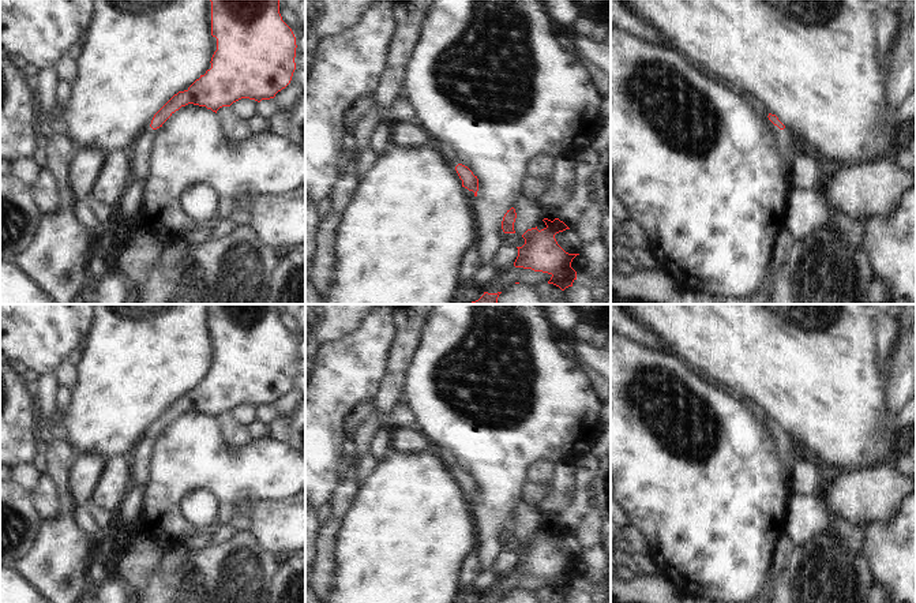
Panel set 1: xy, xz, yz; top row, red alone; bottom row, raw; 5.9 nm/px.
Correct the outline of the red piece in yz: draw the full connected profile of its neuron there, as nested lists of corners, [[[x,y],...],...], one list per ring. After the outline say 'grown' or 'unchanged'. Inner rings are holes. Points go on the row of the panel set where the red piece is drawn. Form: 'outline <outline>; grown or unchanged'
outline [[[769,113],[769,120],[776,126],[774,131],[780,138],[782,149],[789,153],[793,146],[793,131],[785,127],[776,115]]]; grown

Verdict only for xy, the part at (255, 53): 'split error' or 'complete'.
split error

